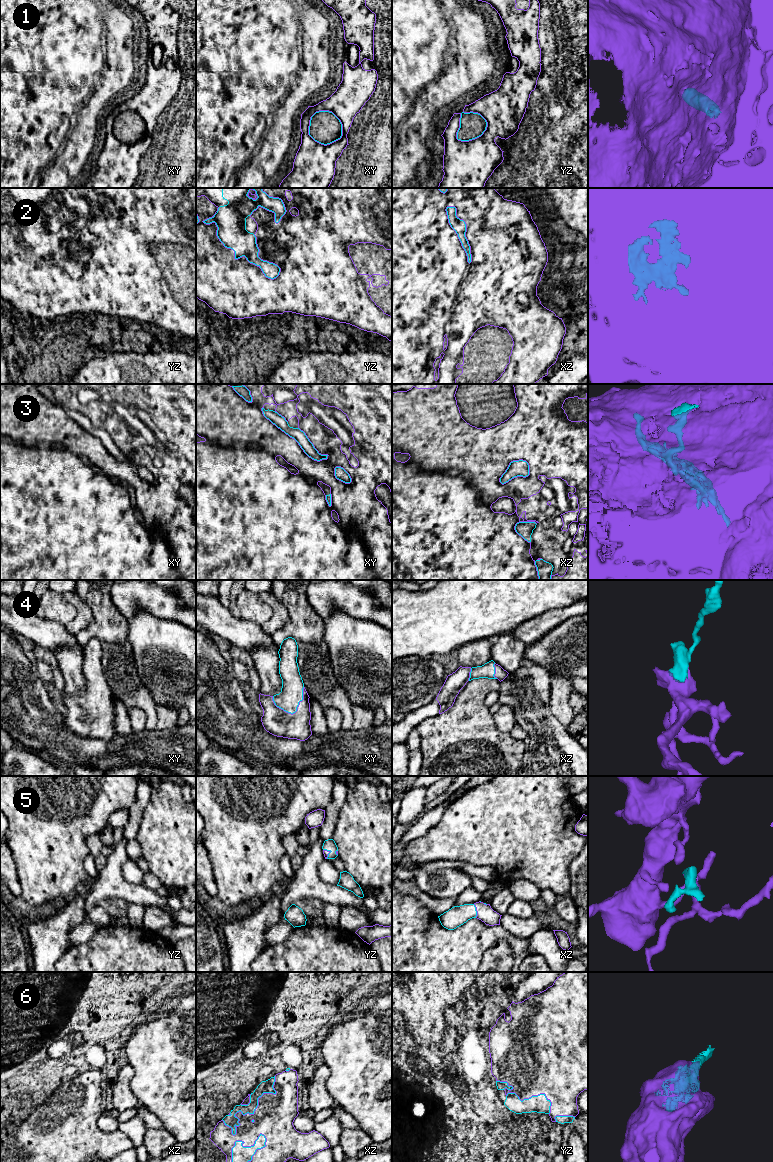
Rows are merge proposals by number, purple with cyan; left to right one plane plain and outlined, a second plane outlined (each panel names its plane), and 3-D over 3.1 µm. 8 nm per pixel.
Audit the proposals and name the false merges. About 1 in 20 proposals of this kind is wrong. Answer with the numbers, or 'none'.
none

